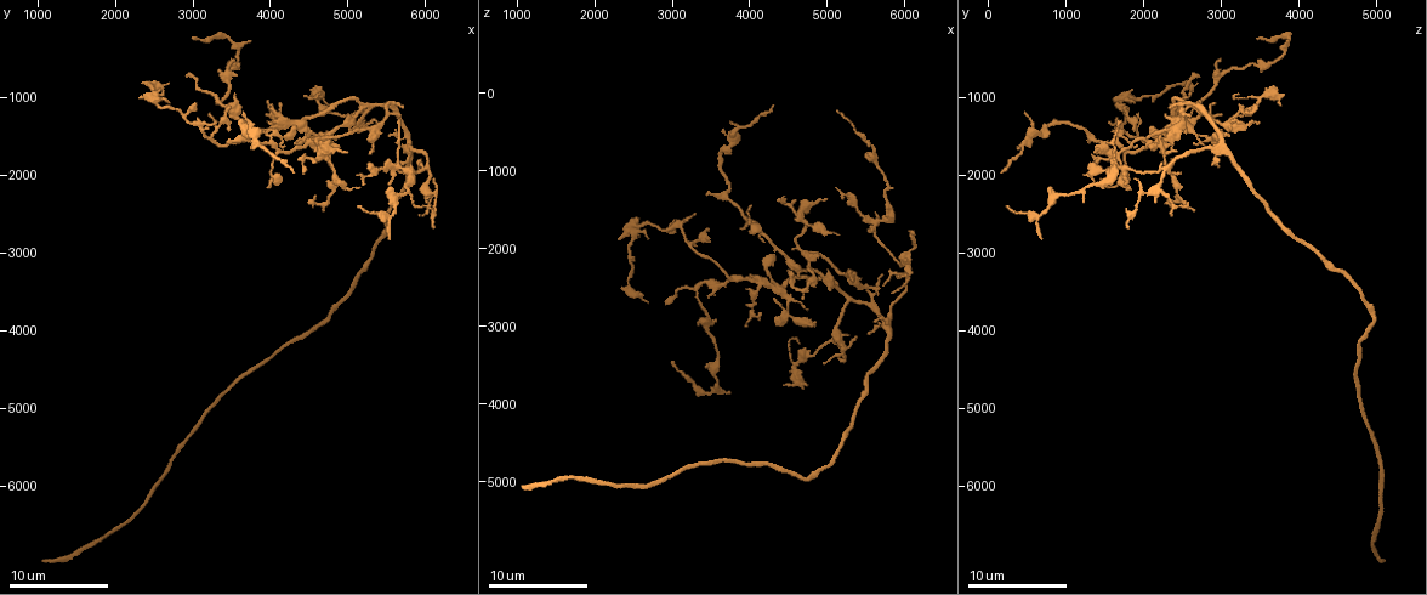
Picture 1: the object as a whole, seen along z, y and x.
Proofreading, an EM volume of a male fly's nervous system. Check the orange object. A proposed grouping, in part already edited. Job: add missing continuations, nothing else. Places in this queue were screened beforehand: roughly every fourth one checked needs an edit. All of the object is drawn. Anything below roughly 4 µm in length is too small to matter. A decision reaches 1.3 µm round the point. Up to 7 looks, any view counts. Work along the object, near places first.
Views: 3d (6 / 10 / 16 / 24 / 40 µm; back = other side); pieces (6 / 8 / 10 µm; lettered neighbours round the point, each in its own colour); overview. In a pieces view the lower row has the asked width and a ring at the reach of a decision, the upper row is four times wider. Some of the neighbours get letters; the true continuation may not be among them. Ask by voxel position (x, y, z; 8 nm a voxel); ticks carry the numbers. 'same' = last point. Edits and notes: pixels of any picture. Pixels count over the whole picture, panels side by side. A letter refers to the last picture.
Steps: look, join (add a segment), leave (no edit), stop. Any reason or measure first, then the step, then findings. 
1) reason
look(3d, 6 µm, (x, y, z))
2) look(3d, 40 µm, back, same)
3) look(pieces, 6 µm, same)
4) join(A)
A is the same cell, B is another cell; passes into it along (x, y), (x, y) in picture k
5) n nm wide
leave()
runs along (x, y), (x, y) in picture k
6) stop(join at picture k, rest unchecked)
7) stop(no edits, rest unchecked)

free end
look(3d, 10 µm, (4550, 2350, 2350))

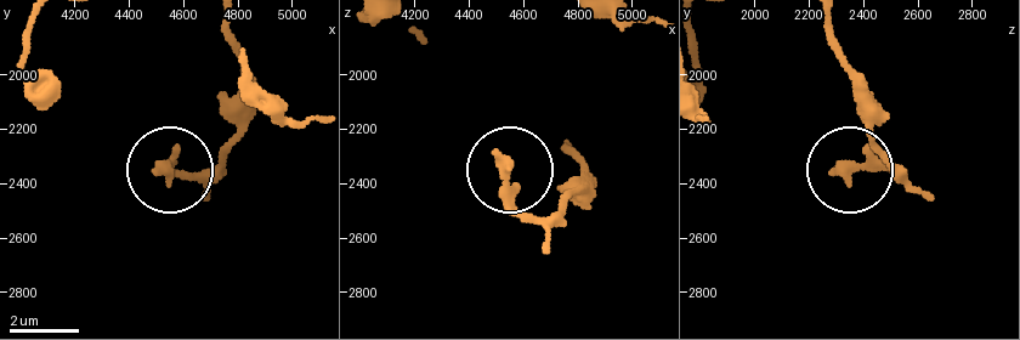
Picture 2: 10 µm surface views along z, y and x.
look(pieces, 10 µm, (4510, 2340, 2310))

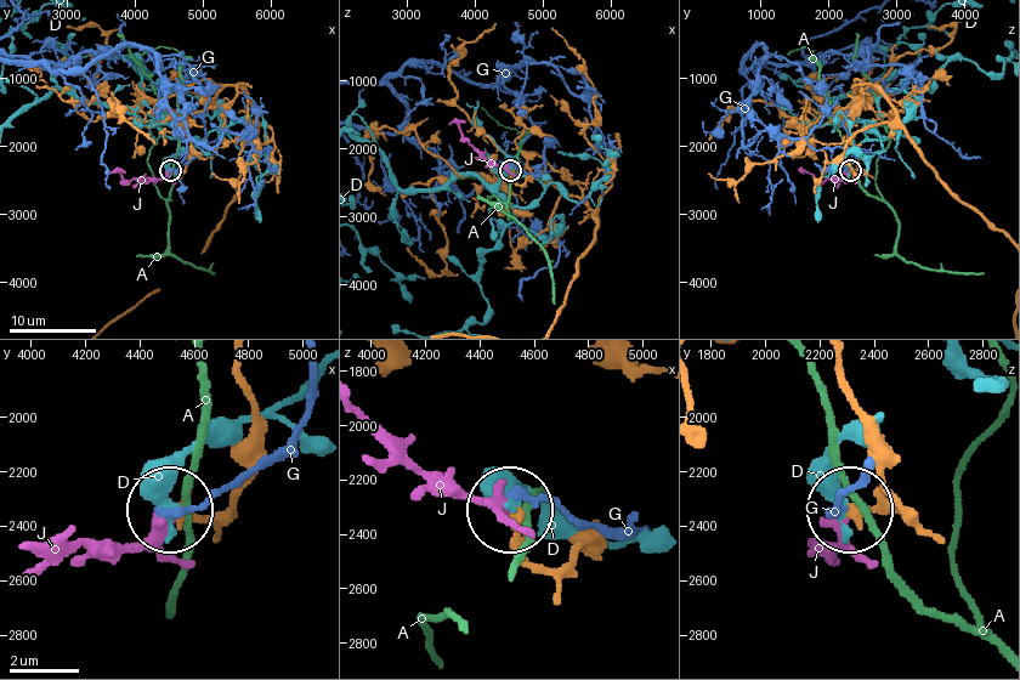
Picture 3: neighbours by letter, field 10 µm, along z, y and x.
leave()
A, D, G and J are other cells; runs along (838, 367), (878, 480), (911, 515), (853, 505) in picture 3; no lettered segment goes on from it

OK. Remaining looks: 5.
branch stops here
look(pieces, 8 µm, (5650, 1300, 1650))

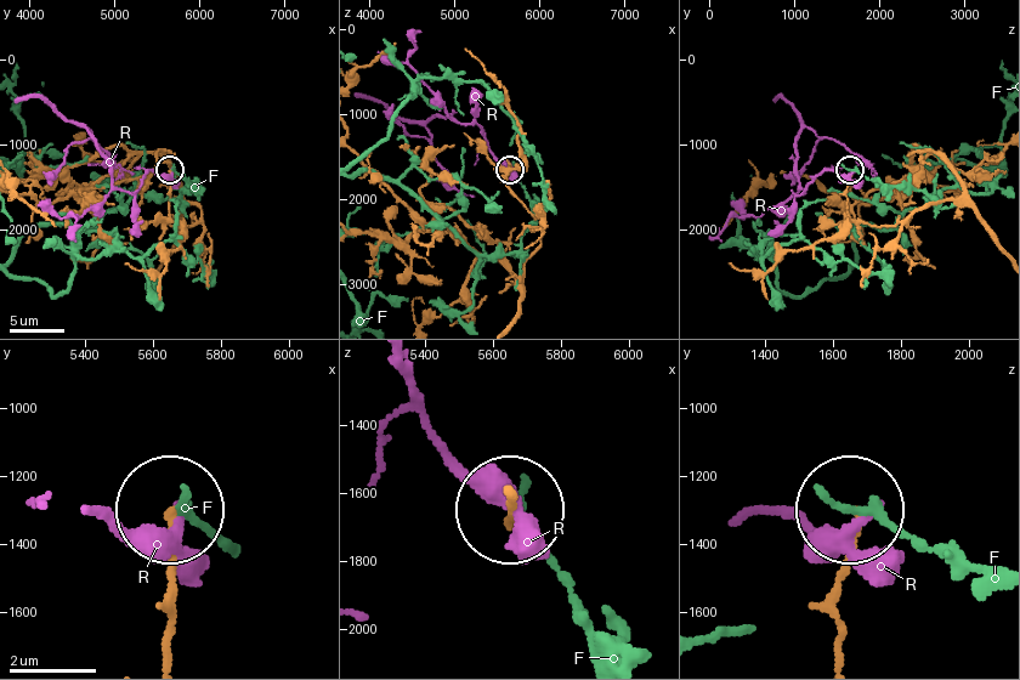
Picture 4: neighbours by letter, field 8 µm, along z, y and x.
leave()
F and R are other cells; none of them fits

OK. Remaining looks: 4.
look(pieces, 6 µm, (5650, 1250, 2600))

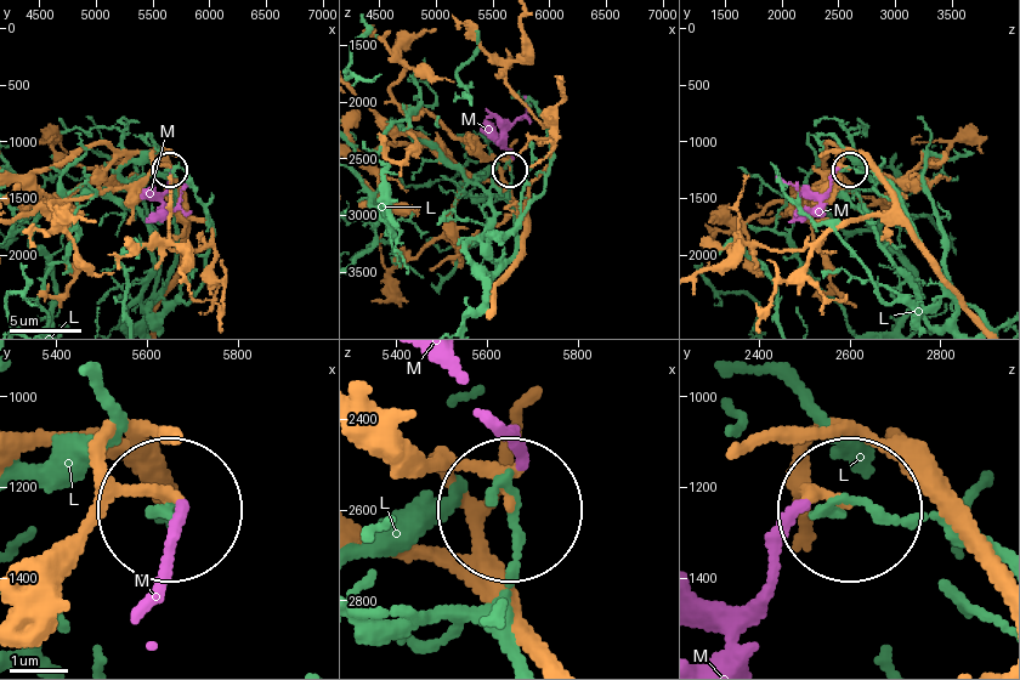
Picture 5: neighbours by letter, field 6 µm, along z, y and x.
join(M)
M is the same cell, L is another cell; the cell continues

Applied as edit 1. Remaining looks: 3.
stop(join at picture 5, rest unchecked)

